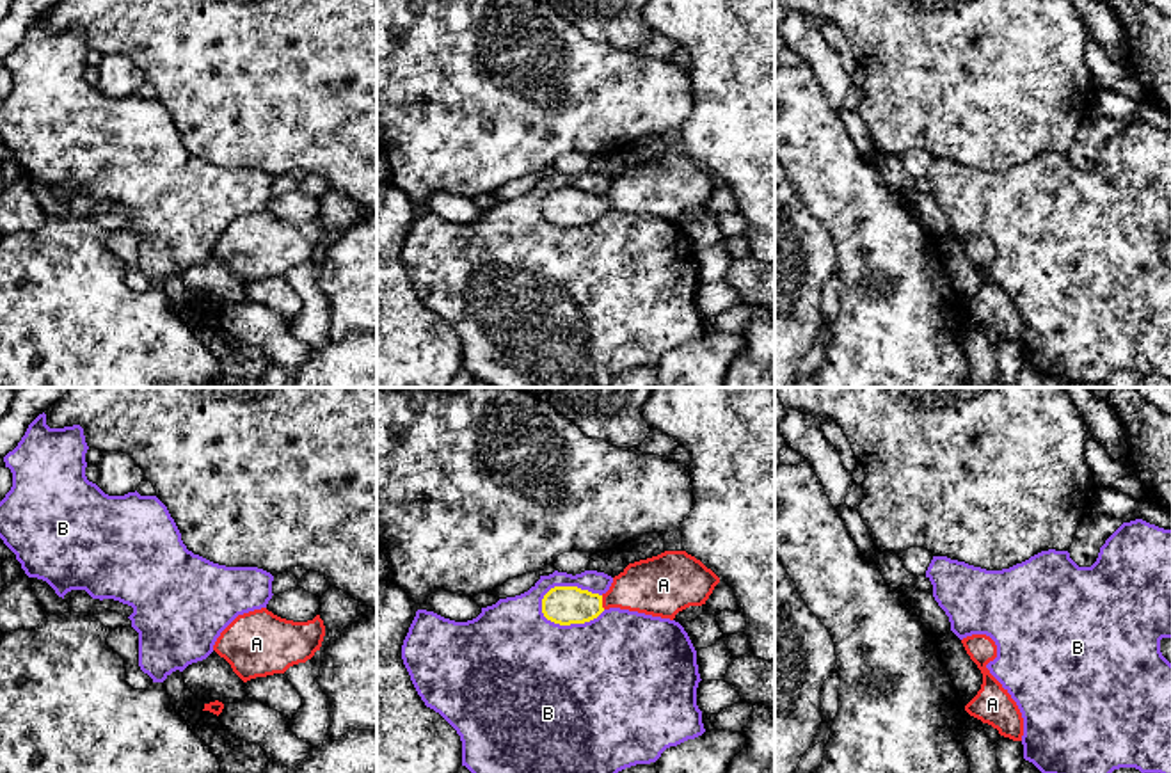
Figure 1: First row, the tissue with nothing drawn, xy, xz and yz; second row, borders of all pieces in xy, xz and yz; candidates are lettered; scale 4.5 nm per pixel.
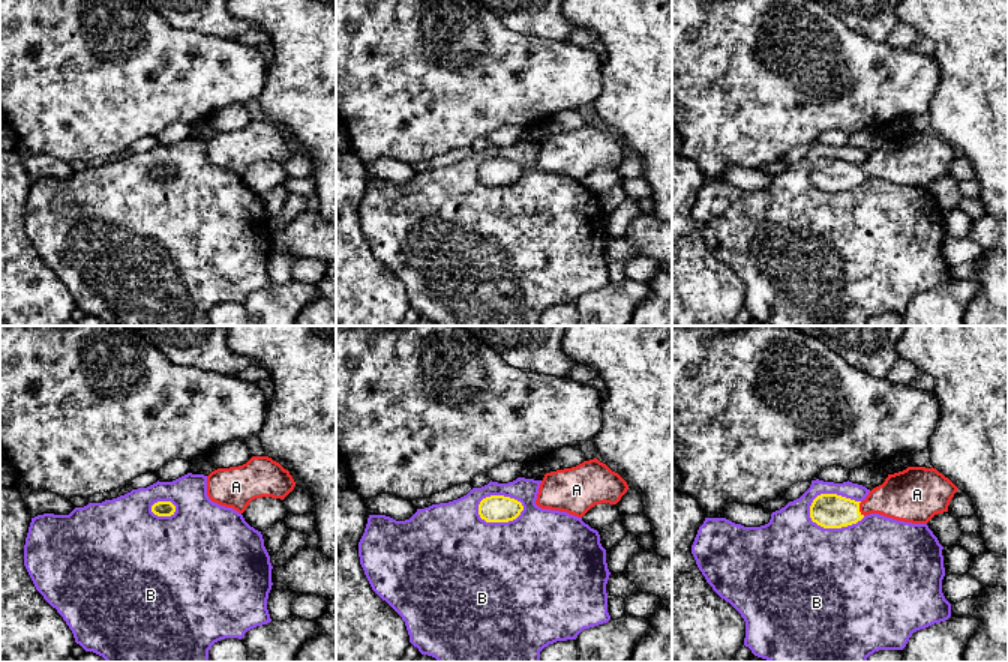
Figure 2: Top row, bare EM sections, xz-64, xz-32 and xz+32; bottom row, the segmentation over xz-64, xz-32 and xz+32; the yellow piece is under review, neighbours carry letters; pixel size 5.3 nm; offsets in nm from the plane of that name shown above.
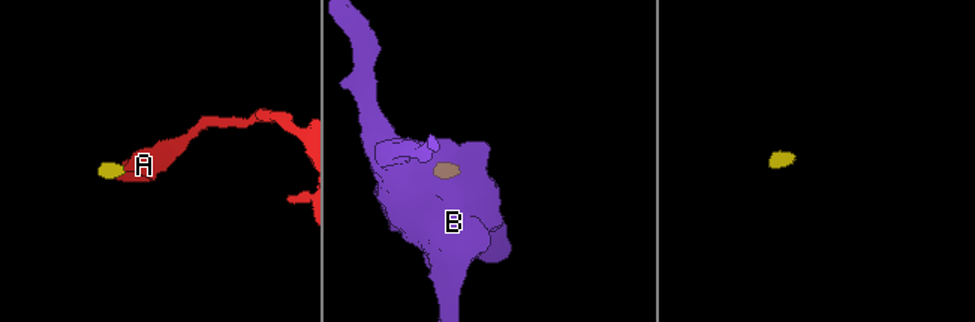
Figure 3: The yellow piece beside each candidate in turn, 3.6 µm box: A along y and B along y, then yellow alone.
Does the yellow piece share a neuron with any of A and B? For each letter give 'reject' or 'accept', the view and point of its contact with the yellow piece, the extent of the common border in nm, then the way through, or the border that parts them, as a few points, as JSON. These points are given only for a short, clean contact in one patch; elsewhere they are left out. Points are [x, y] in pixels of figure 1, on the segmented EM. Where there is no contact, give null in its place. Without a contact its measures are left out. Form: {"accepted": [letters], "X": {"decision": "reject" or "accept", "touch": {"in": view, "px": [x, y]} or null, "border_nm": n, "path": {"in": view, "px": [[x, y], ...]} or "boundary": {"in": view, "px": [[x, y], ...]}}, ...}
{"accepted": ["A"], "A": {"decision": "accept", "touch": {"in": "xz", "px": [601, 603]}, "border_nm": 70, "path": {"in": "xz", "px": [[562, 605], [601, 603], [633, 589], [653, 587]]}}, "B": {"decision": "reject", "touch": {"in": "xz", "px": [567, 624]}, "border_nm": 300, "boundary": {"in": "xz", "px": [[541, 599], [544, 615], [560, 624], [583, 624], [605, 610]]}}}

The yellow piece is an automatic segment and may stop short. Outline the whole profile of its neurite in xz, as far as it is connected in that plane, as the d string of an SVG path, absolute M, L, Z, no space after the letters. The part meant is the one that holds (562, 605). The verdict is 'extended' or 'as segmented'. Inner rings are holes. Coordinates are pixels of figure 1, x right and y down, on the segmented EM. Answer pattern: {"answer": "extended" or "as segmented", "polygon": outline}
{"answer": "extended", "polygon": "M665 551L629 563L602 595L578 586L551 588L542 613L560 626L590 622L609 608L673 620L679 611L705 604L718 583L720 578L686 551Z"}

